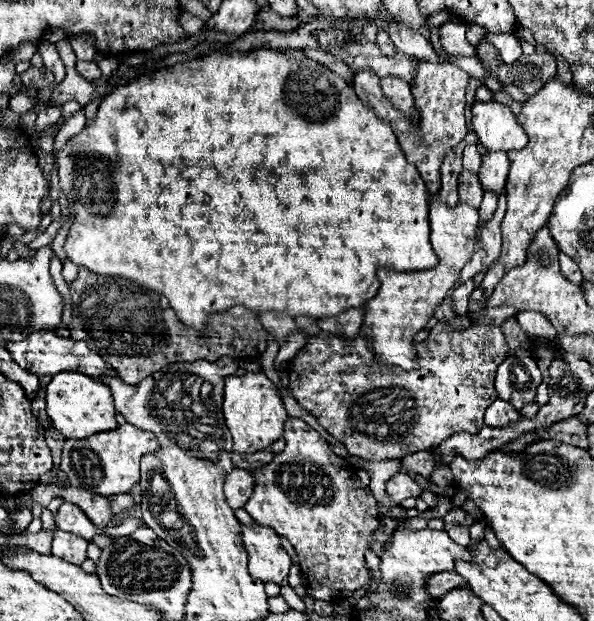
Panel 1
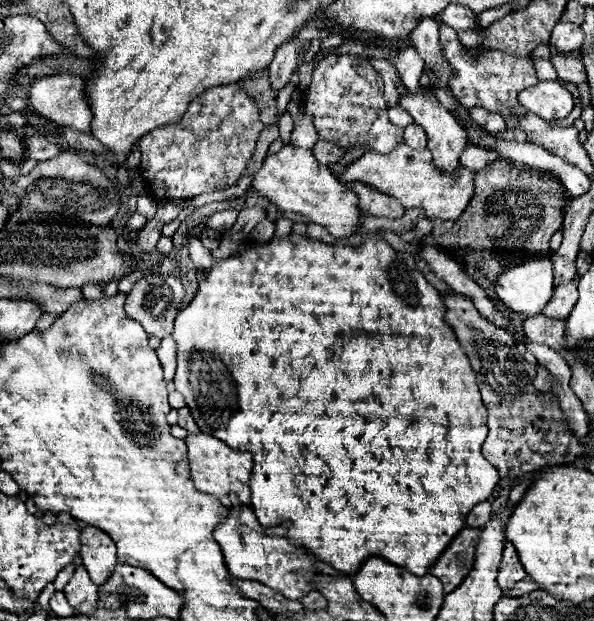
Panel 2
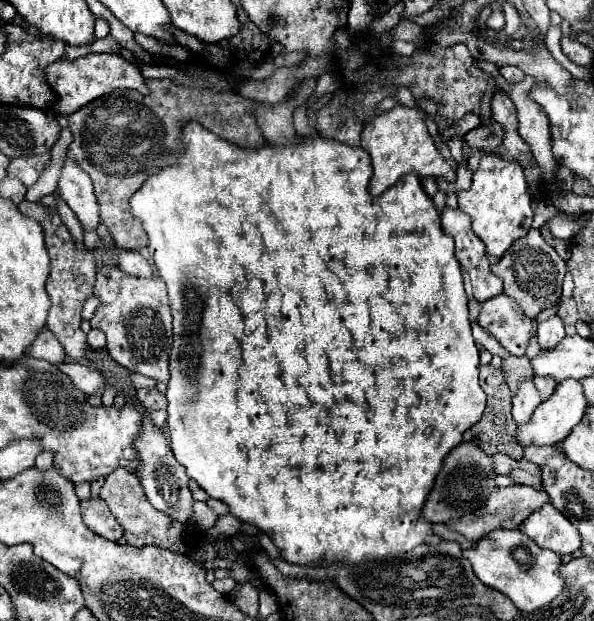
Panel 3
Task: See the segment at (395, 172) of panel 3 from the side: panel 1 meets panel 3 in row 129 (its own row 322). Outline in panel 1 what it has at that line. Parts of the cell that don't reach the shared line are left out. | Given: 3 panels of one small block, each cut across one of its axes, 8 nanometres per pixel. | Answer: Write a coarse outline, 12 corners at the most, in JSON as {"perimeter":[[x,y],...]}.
{"perimeter":[[430,194],[438,266],[378,270],[362,332],[380,364],[414,362],[414,336],[460,278],[478,208]]}

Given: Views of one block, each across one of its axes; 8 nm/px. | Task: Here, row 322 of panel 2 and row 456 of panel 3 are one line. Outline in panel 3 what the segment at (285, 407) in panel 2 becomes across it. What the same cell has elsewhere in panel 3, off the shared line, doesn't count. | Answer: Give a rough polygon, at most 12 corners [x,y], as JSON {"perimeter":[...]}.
{"perimeter":[[336,140],[130,198],[174,458],[410,552],[486,406],[452,236]]}

